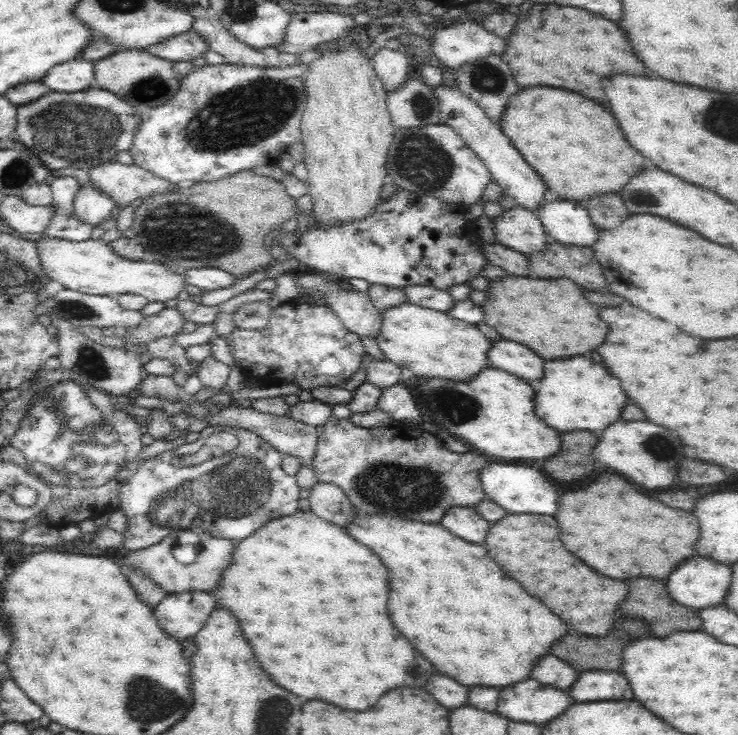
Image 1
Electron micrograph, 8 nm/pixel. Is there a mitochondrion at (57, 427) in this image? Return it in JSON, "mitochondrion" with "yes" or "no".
{"mitochondrion":"yes"}

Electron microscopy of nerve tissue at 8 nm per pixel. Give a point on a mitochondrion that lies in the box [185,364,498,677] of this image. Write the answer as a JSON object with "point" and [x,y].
{"point":[403,488]}

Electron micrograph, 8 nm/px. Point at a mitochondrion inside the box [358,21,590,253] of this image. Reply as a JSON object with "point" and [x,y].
{"point":[426,165]}

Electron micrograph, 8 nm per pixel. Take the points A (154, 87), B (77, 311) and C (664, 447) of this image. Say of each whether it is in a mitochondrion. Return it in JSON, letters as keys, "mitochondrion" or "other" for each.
{"A":"mitochondrion","B":"mitochondrion","C":"mitochondrion"}

